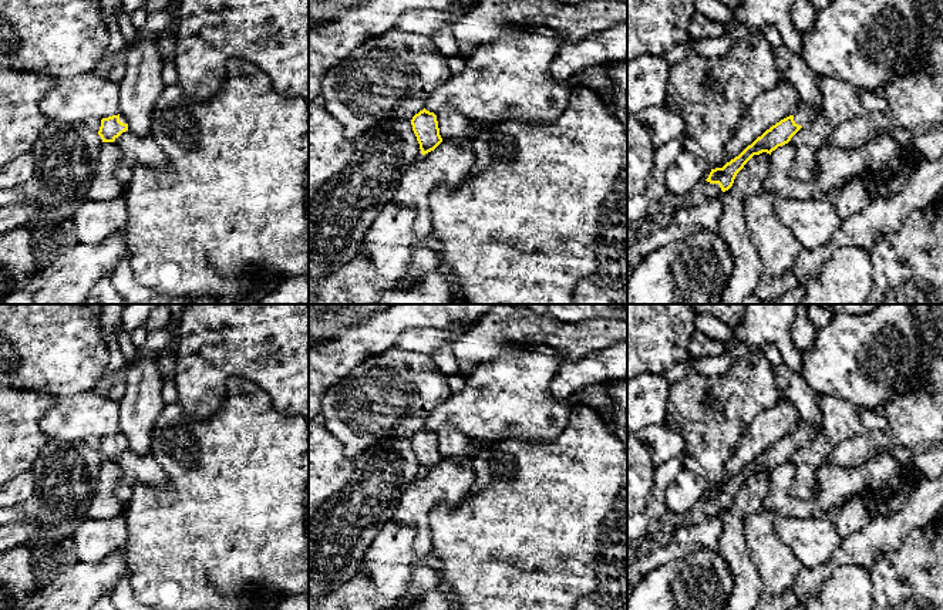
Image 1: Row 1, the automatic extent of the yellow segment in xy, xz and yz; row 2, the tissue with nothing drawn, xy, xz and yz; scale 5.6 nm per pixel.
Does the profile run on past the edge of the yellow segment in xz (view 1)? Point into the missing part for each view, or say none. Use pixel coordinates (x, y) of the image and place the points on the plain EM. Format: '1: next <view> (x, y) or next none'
1: next none

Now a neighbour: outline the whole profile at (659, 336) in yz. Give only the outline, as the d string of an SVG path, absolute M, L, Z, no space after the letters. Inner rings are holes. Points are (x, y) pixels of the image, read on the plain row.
M627 304L627 382L641 374L666 374L687 360L696 316L690 304Z

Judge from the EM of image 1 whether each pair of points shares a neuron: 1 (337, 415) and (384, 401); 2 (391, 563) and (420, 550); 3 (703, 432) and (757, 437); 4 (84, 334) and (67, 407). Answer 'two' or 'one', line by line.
1: one
2: two
3: two
4: two

